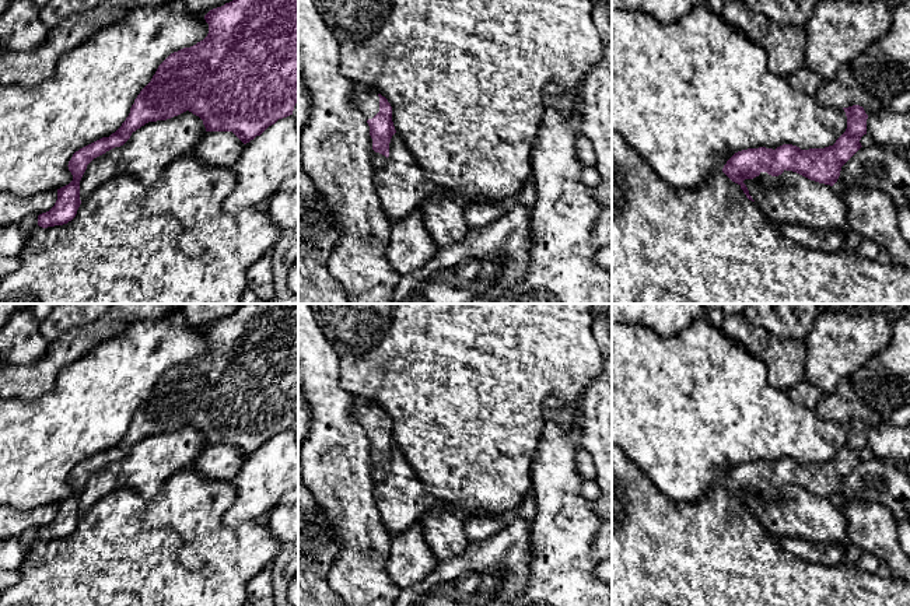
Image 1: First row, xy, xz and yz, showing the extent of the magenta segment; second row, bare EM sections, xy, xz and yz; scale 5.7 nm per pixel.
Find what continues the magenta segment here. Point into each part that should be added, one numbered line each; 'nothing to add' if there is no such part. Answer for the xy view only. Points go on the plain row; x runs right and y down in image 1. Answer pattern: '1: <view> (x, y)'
1: xy (30, 536)

